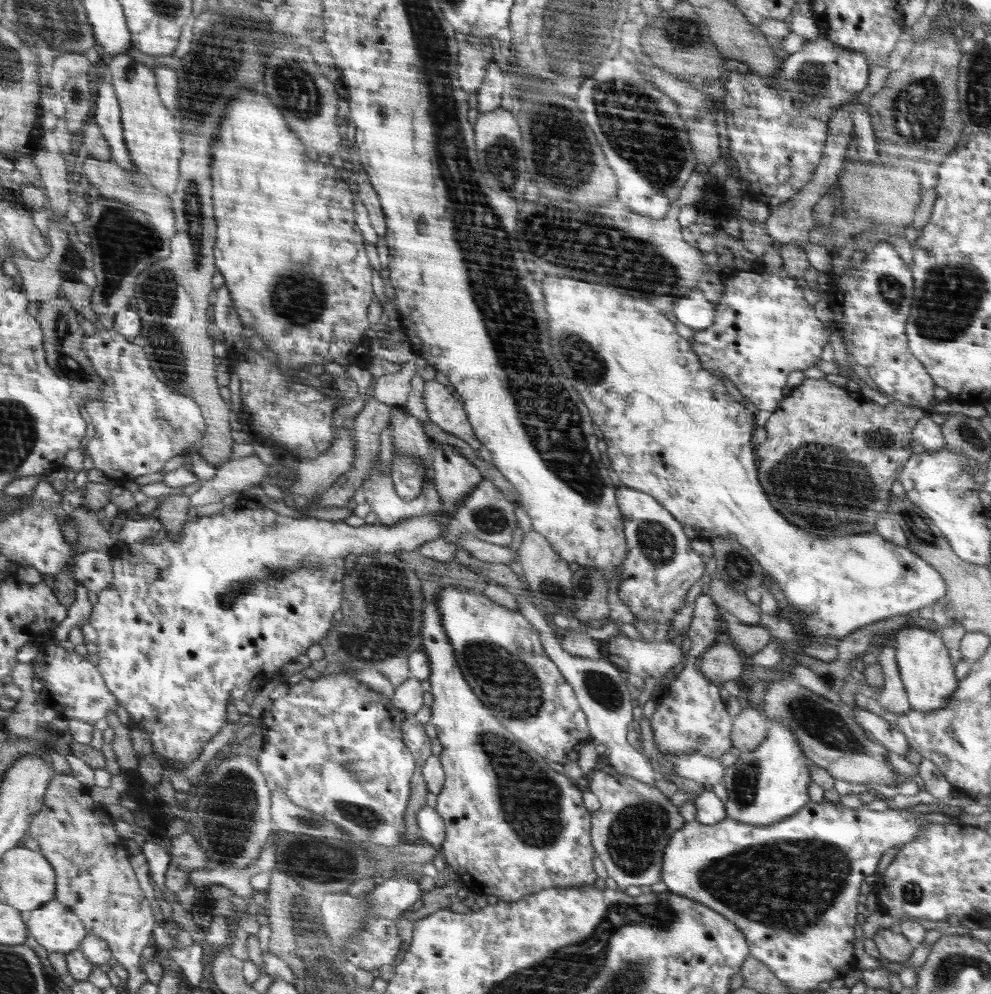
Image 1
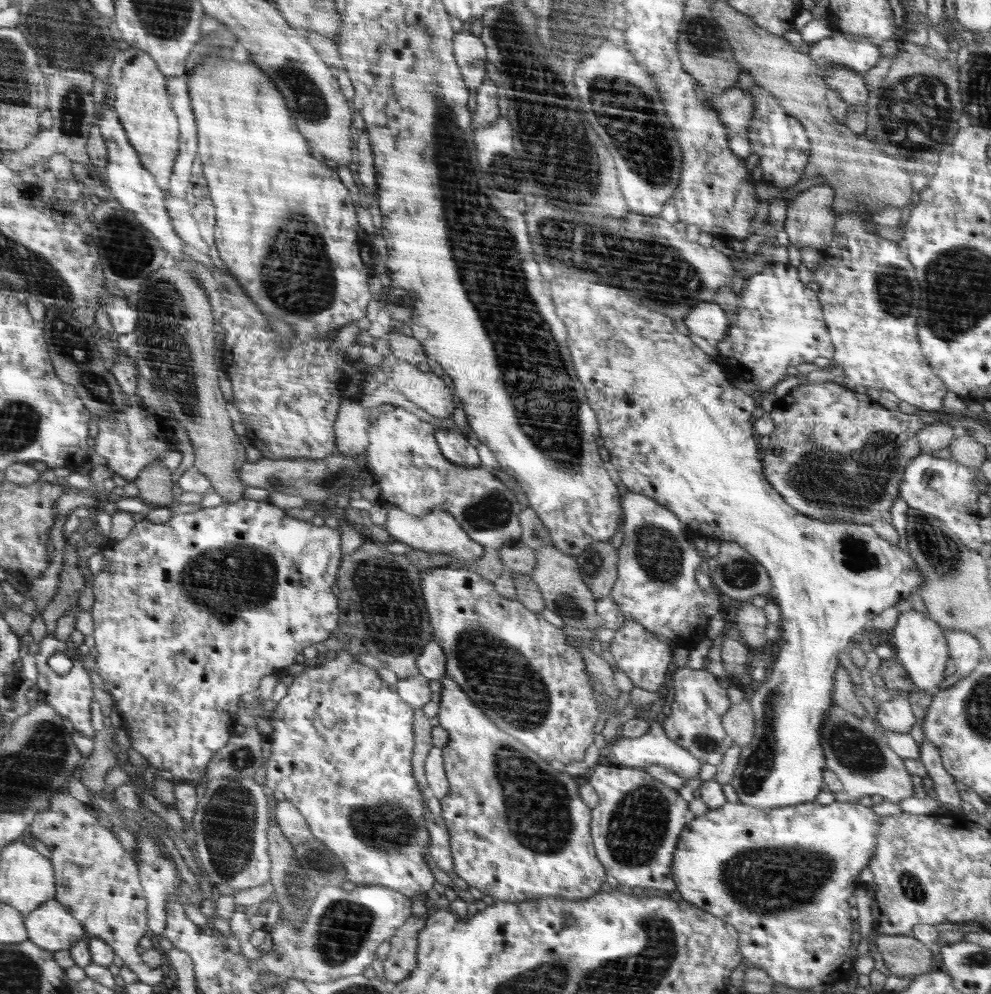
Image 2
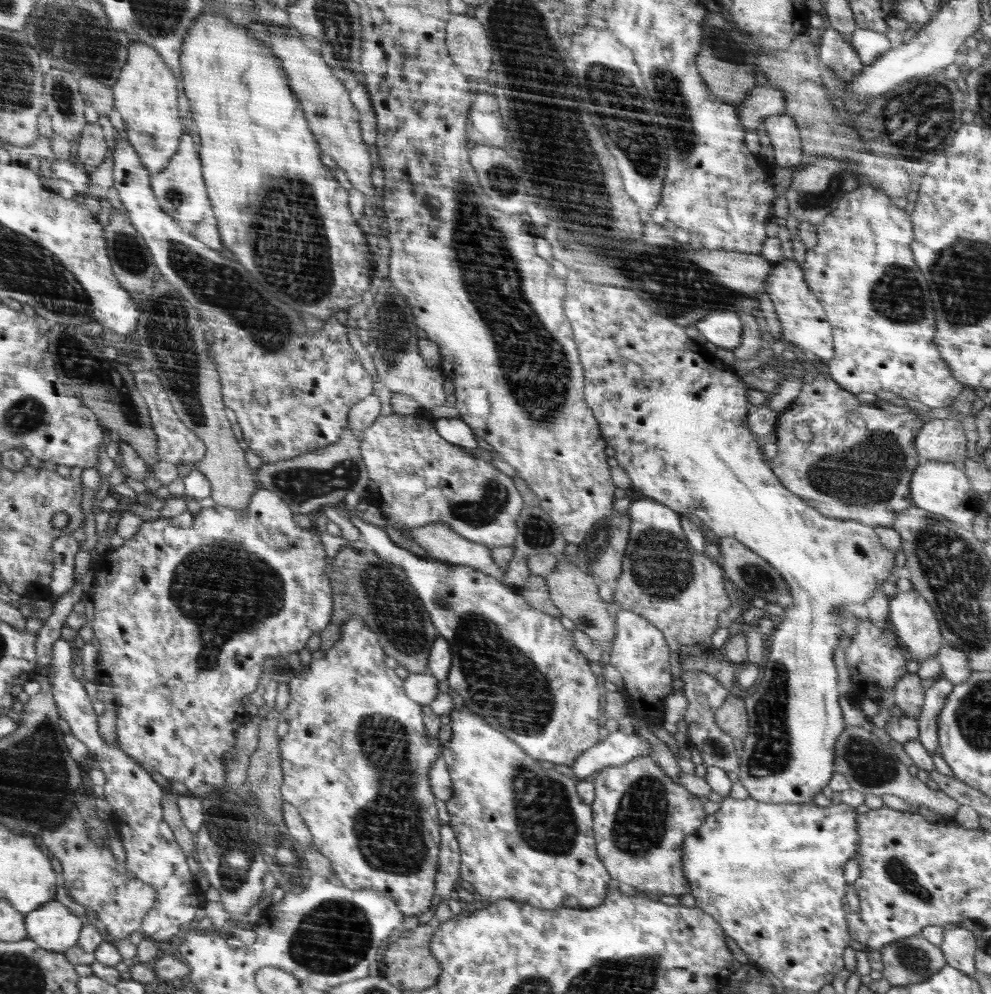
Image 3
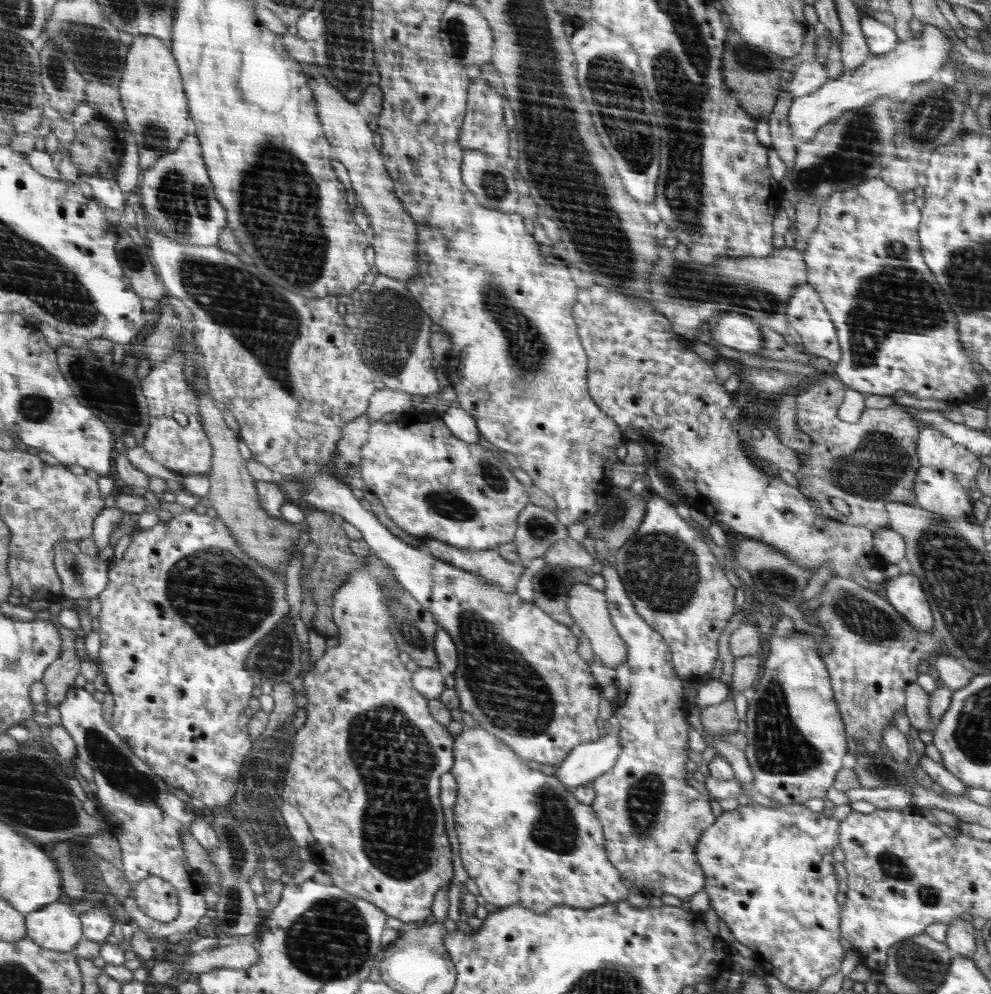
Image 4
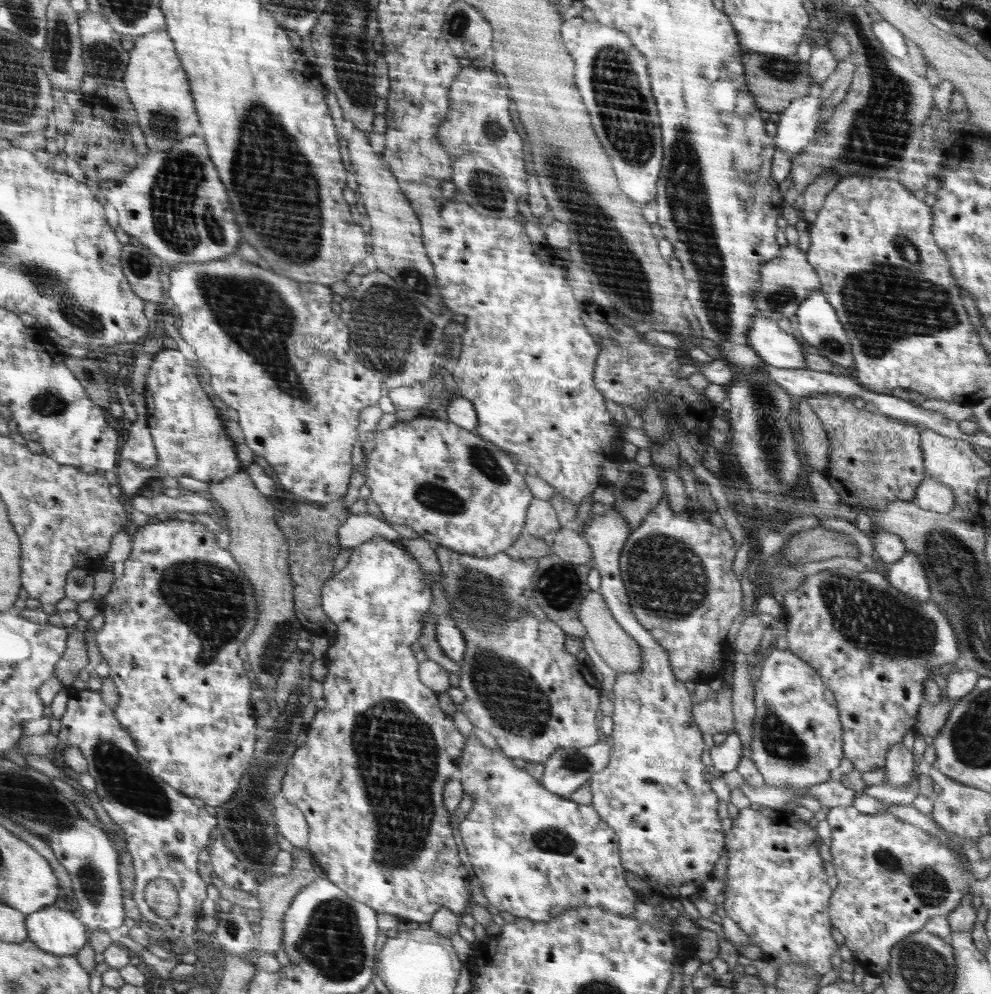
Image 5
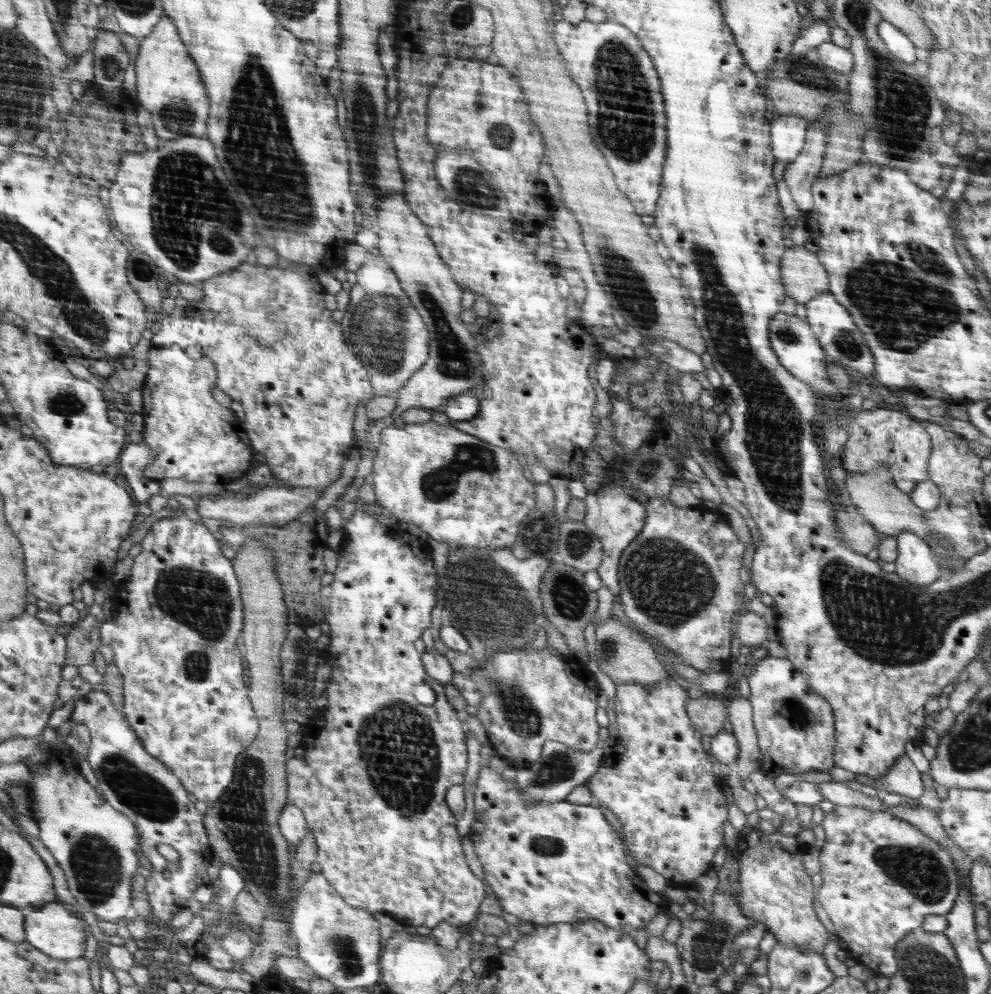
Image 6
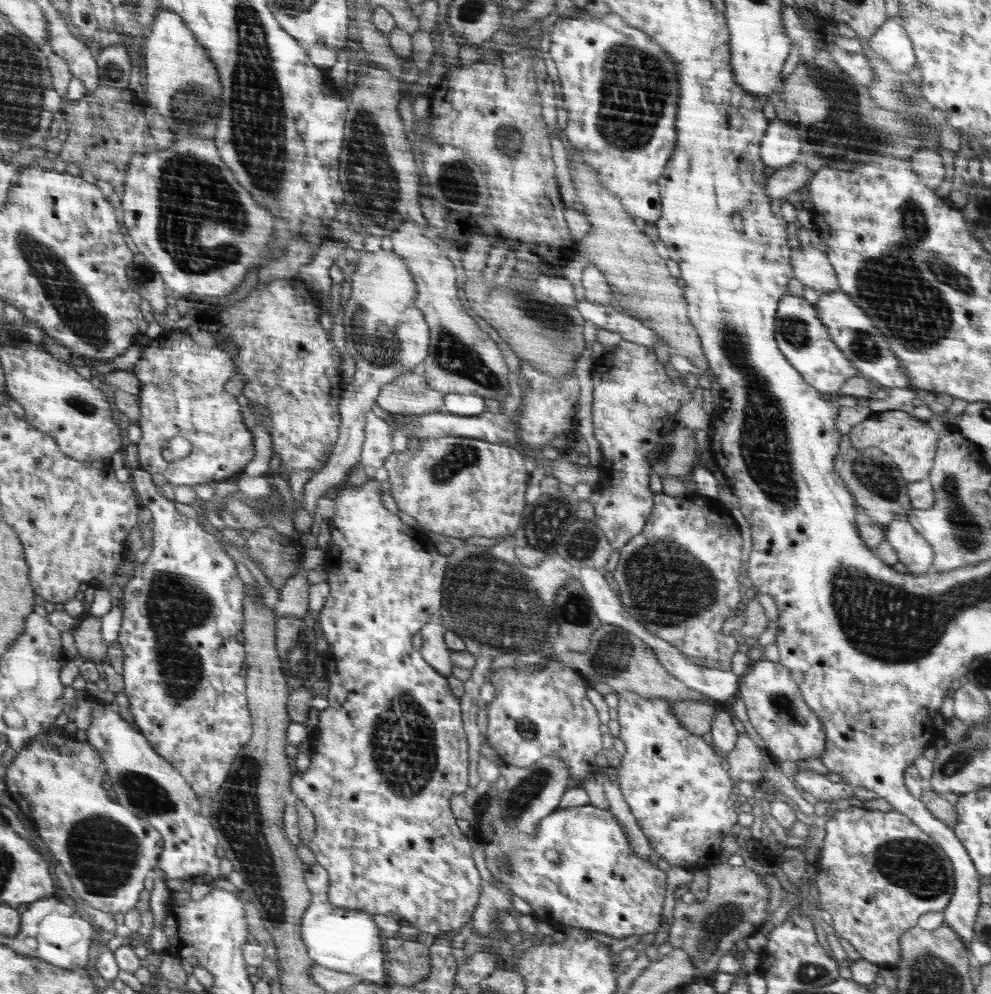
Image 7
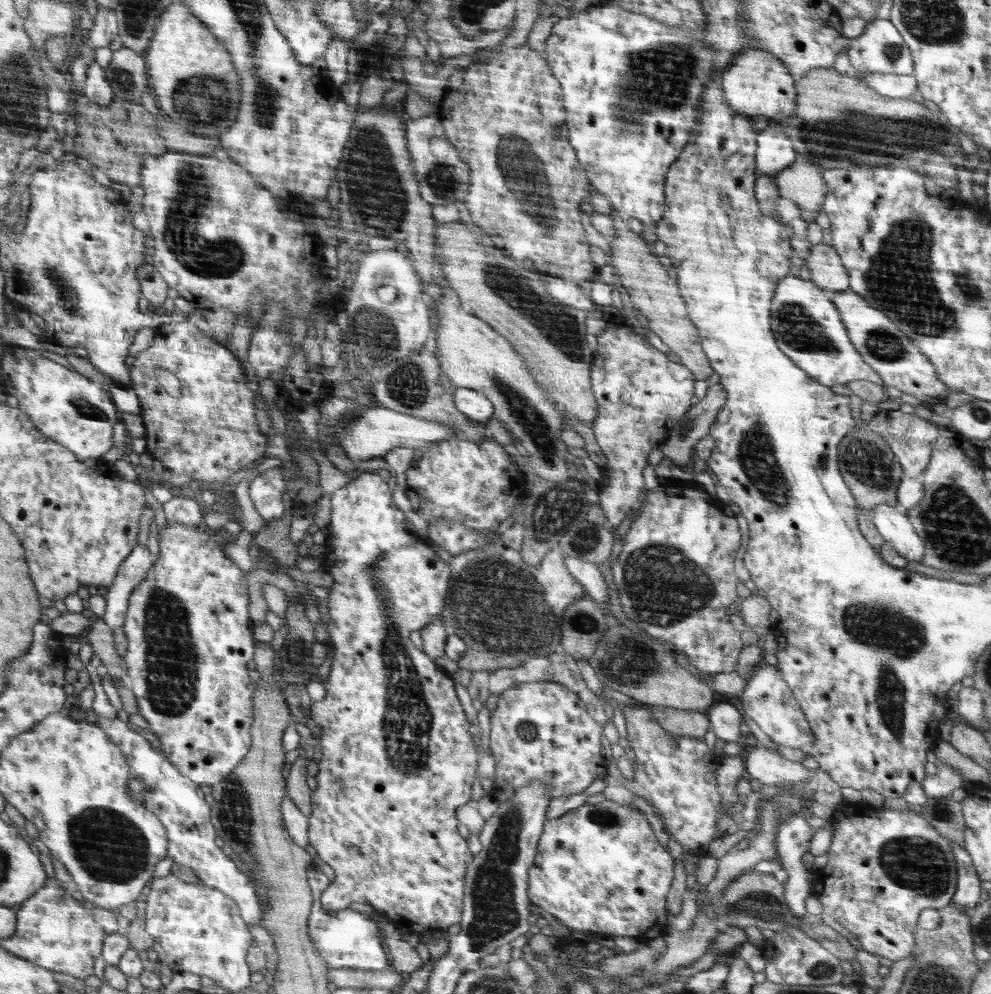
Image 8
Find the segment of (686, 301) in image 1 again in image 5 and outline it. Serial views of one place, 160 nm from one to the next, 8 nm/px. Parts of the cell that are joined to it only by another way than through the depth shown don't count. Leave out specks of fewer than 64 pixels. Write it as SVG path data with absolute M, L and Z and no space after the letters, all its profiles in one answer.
M756 314L749 332L749 340L750 346L756 349L757 354L765 361L765 364L778 368L805 368L804 355L806 351L802 346L802 341L796 333L788 335L781 330L777 320Z

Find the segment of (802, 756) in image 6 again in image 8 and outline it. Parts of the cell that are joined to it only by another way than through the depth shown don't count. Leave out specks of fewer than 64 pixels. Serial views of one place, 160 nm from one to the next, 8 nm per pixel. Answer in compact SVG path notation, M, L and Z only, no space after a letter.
M767 662L760 665L757 673L748 680L748 686L741 693L740 704L742 704L744 714L756 722L758 728L771 741L800 750L807 750L814 743L816 737L809 726L808 718L805 717L800 702L793 696L788 682L781 676L781 671L777 666L769 665Z

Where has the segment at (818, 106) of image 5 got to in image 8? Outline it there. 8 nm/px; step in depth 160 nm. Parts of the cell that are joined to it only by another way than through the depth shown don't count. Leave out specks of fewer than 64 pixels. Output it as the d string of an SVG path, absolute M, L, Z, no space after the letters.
M767 126L758 133L757 167L764 175L775 176L797 157L793 142L786 134Z

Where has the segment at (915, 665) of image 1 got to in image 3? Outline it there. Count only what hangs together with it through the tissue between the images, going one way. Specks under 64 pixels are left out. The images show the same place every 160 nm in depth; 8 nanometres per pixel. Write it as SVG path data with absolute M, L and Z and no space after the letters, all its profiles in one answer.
M898 589L896 597L889 601L889 610L888 621L895 628L895 633L903 644L908 658L918 662L935 658L944 640L936 620L936 615L930 608L930 605L926 604L926 600L915 589L911 591Z

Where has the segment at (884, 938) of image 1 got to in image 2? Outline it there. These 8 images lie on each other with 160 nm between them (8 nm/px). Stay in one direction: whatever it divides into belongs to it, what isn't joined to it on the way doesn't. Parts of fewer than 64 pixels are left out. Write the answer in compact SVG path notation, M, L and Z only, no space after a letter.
M910 934L879 935L875 939L877 950L892 975L912 977L931 972L936 950Z

